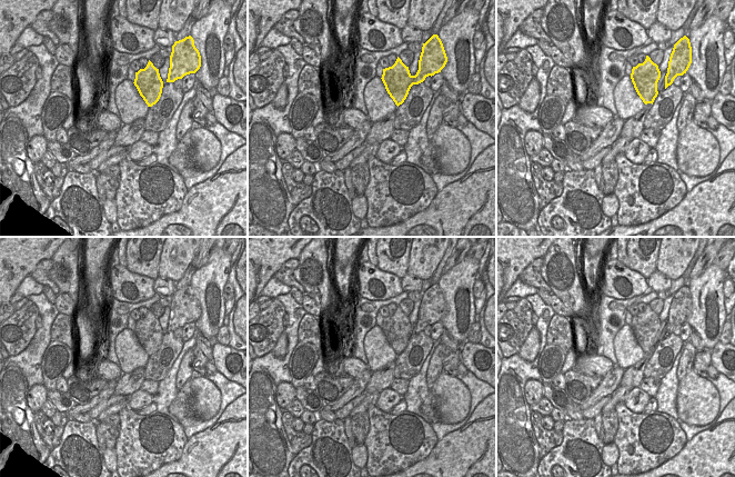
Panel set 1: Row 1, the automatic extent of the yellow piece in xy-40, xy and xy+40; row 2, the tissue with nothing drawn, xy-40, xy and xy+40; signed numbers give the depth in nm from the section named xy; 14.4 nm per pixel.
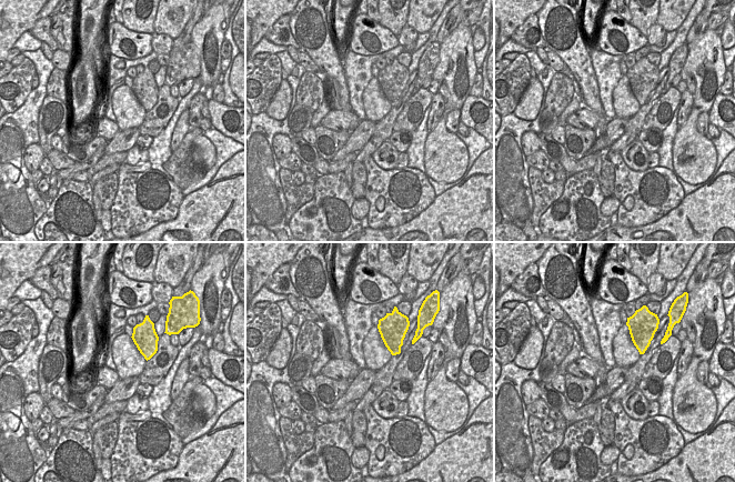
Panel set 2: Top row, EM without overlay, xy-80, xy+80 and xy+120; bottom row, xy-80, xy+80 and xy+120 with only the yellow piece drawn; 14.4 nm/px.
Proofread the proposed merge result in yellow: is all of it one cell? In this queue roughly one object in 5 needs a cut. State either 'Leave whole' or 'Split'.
Leave whole

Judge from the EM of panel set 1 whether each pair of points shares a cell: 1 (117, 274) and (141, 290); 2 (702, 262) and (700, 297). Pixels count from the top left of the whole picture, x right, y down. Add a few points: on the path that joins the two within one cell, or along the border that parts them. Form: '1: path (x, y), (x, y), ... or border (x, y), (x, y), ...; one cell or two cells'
1: path (122, 279), (131, 288), (136, 288); one cell
2: border (712, 262), (698, 276), (690, 279); two cells

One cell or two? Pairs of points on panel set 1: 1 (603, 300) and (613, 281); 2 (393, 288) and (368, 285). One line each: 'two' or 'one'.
1: two
2: one

